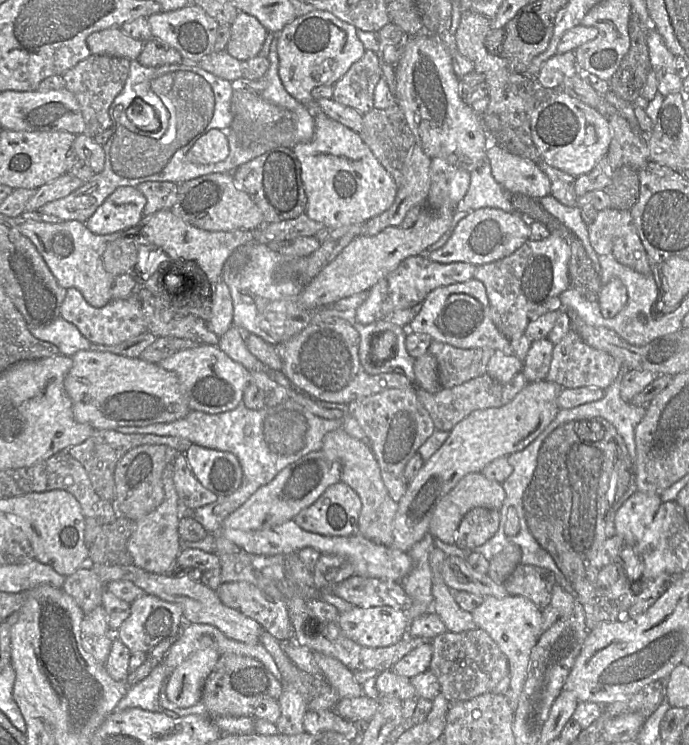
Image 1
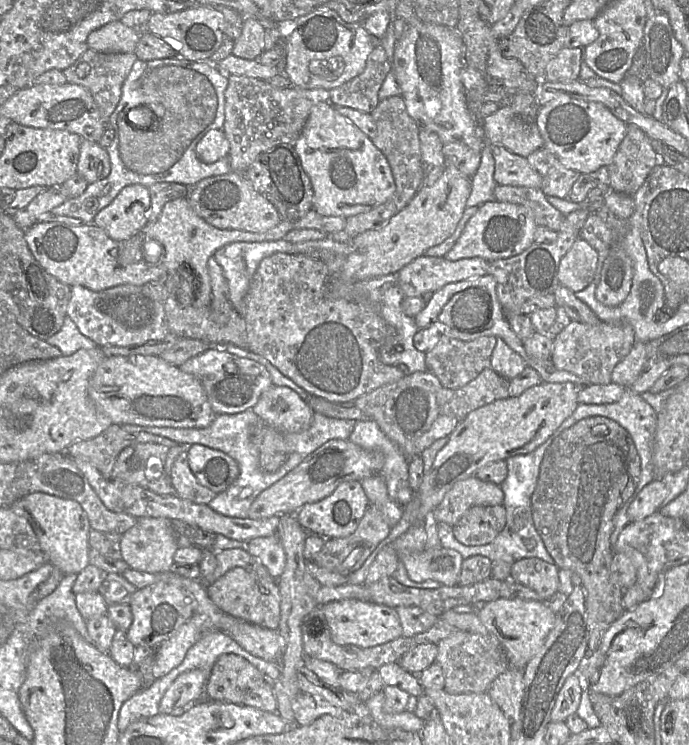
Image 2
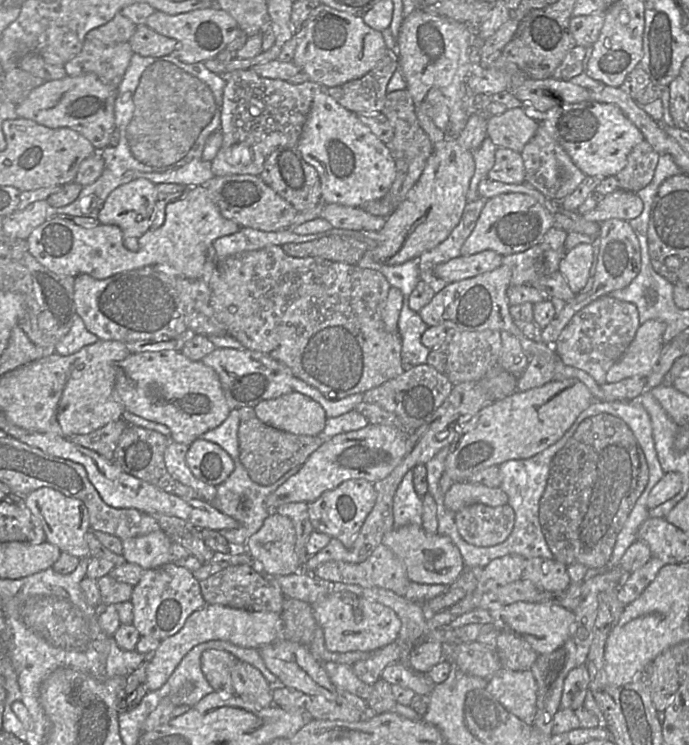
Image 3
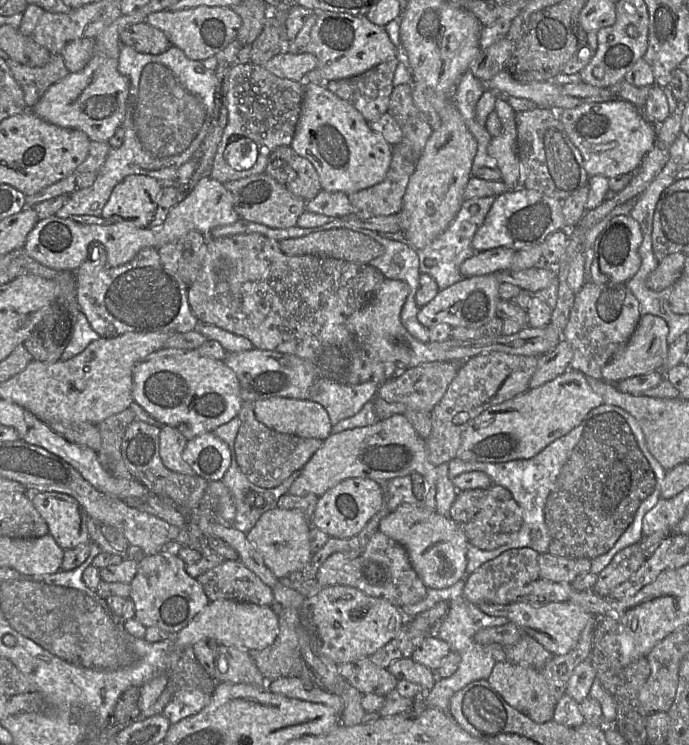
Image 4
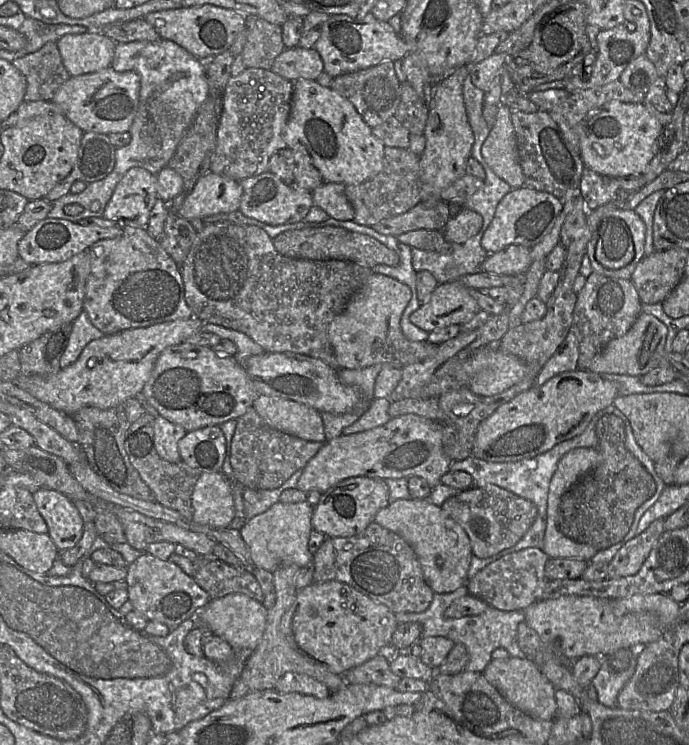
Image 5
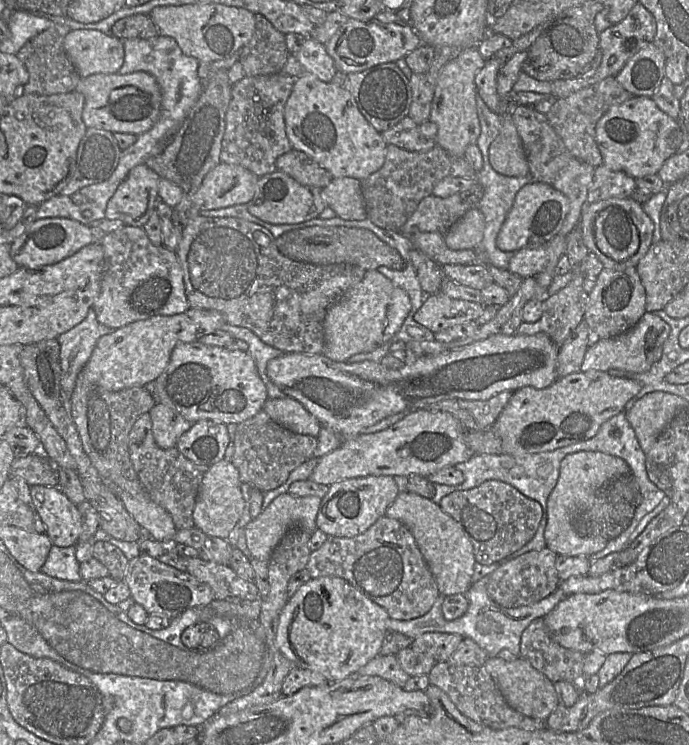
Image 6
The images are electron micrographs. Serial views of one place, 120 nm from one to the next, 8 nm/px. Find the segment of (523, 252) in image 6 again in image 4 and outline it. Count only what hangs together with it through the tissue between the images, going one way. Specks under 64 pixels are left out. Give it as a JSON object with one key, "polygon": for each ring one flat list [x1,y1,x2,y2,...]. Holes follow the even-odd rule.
{"polygon":[[497,247,476,253,466,259,460,266,460,273,464,278,489,275,510,269,515,250]]}

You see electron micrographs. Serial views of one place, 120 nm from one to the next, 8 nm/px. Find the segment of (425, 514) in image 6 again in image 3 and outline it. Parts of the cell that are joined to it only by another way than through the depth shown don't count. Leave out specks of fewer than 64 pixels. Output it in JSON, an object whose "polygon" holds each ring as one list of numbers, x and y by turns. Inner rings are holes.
{"polygon":[[408,524,393,528,384,534,381,543,388,547,404,564,411,582,450,586,465,567,459,549,449,537,438,533,427,533,422,525]]}

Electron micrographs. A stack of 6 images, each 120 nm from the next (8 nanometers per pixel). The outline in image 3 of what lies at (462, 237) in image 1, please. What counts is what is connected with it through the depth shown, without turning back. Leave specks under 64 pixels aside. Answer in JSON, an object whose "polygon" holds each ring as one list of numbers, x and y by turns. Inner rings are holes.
{"polygon":[[504,193,487,199,476,226,461,247,461,256,473,255,485,250,493,250,502,256,521,253,540,244,545,233,554,227,552,214,535,198,523,193]]}

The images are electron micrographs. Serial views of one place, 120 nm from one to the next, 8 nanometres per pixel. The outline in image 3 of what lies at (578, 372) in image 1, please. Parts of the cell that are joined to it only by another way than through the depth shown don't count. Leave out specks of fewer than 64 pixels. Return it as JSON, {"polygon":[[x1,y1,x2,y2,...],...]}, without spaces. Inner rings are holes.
{"polygon":[[609,294,599,297,578,311,552,345,565,365,581,369,599,385,606,383,608,370,621,358,640,326,637,307]]}

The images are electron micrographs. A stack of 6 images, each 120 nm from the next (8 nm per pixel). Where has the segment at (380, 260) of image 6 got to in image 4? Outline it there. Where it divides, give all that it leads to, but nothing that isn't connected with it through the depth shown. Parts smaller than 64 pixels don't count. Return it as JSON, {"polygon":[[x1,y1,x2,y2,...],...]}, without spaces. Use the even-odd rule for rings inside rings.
{"polygon":[[347,228,314,232,299,238,278,241,286,255,317,255,368,264,384,253,384,247,374,239]]}

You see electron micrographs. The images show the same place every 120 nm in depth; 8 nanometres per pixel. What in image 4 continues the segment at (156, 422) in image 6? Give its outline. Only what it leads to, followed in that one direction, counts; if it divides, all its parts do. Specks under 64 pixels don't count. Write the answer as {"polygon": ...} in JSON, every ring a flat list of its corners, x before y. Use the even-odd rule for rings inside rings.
{"polygon":[[169,425,160,428,159,454,164,466,173,472,193,476,196,473,182,458,187,441,177,429]]}

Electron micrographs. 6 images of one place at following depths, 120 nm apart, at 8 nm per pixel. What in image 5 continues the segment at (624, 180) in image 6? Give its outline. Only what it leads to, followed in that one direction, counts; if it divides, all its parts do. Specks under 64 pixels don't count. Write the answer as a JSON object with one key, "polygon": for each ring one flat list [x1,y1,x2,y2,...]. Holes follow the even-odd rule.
{"polygon":[[584,168,580,181,580,194,588,211,612,201,619,189,619,178,601,175]]}

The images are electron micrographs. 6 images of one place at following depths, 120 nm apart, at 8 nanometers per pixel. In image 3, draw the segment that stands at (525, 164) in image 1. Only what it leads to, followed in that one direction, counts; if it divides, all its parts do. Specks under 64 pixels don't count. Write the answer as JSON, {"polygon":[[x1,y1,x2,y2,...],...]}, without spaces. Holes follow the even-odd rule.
{"polygon":[[498,147,495,152,495,163,487,178,507,184,524,183,525,167,521,154,509,148]]}

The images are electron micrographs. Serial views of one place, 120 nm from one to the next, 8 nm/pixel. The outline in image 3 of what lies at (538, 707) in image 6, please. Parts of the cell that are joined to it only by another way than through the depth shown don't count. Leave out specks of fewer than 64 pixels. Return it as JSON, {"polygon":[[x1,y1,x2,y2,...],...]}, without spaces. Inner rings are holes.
{"polygon":[[501,668,488,679,485,689,510,713,533,724,536,712,537,683,531,670]]}

